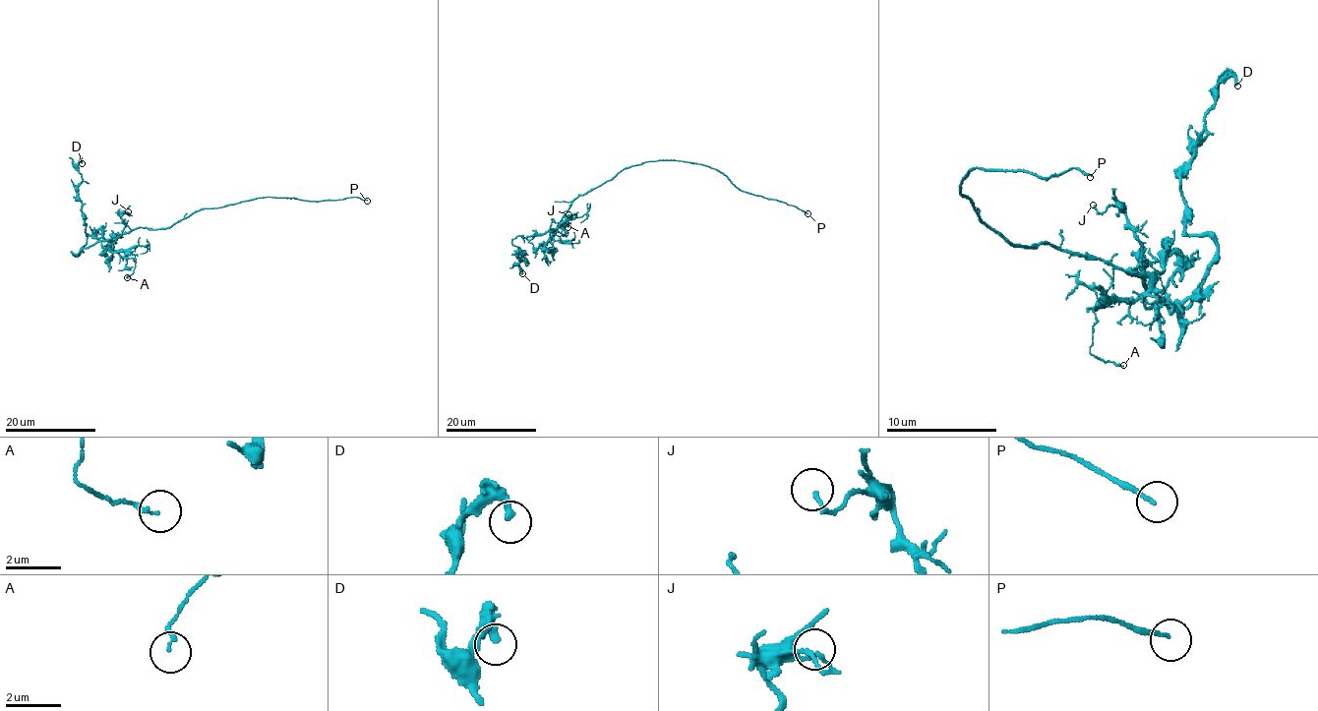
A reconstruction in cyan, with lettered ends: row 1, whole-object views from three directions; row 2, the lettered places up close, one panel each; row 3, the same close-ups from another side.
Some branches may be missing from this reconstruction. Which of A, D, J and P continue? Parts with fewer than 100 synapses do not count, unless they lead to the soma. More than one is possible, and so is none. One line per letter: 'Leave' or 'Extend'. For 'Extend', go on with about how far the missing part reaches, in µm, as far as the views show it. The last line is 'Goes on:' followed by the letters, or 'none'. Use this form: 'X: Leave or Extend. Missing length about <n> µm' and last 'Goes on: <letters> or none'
A: Leave
D: Leave
J: Leave
P: Extend. Missing length about 2 µm
Goes on: P

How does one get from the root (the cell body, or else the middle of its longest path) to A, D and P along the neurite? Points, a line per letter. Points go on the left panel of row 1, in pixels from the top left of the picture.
A: (149, 229), (137, 227), (109, 245), (112, 252), (129, 252), (135, 256), (136, 266), (127, 277)
D: (149, 229), (137, 227), (71, 252), (76, 256), (87, 239), (78, 196), (82, 163)
P: (149, 229), (170, 227), (204, 208), (263, 197), (304, 201), (359, 197), (367, 201)

